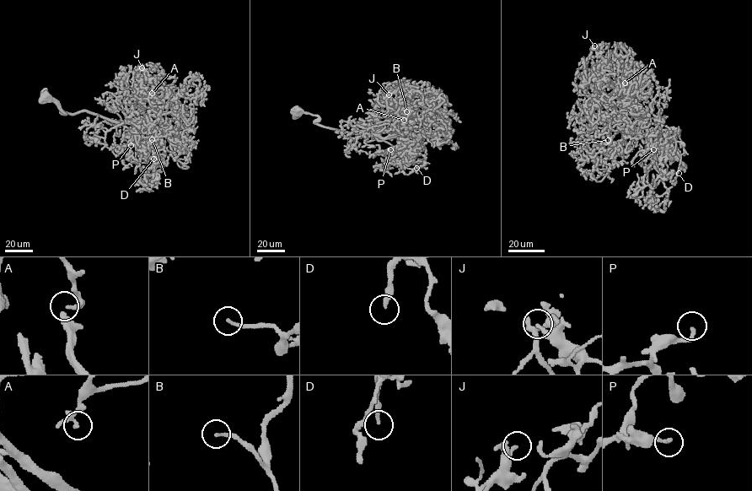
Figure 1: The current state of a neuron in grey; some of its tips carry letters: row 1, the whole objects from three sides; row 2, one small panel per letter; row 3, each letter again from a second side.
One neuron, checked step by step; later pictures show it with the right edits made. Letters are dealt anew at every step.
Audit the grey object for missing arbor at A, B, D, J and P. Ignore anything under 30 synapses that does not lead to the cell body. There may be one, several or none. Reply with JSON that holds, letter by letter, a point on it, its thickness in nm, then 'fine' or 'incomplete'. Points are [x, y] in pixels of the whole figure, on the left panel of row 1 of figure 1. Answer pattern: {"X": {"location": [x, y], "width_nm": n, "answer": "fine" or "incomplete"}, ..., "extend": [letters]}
{"A": {"location": [152, 93], "width_nm": 160, "answer": "fine"}, "B": {"location": [152, 139], "width_nm": 170, "answer": "fine"}, "D": {"location": [153, 159], "width_nm": 200, "answer": "incomplete"}, "J": {"location": [142, 67], "width_nm": 240, "answer": "fine"}, "P": {"location": [131, 145], "width_nm": 160, "answer": "fine"}, "extend": ["D"]}

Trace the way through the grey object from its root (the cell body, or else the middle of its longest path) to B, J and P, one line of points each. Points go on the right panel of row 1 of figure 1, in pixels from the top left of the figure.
B: (597, 70), (604, 92), (626, 97), (641, 118), (618, 121), (608, 127), (608, 140)
J: (597, 70), (604, 92), (626, 97), (635, 116), (641, 119), (608, 62), (592, 62), (589, 55), (594, 45)
P: (597, 70), (607, 94), (630, 100), (638, 125), (652, 122), (662, 130), (663, 144), (653, 149)

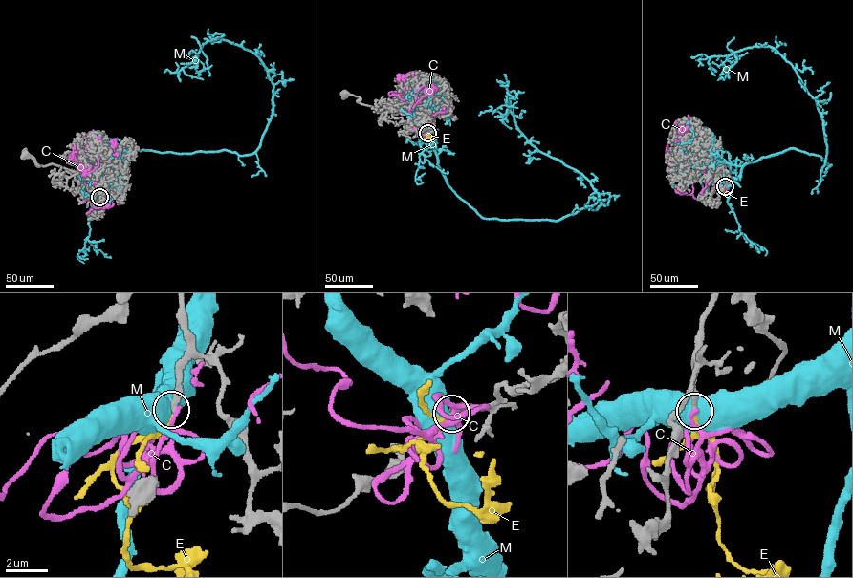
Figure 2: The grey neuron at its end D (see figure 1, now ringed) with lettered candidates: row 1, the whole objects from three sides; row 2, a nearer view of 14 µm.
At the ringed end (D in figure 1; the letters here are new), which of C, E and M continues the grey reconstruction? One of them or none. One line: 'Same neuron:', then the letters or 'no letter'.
Same neuron: E

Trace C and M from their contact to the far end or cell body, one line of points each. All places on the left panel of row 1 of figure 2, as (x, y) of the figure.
C: (100, 197), (85, 200), (91, 173), (84, 166), (92, 205), (111, 203)
M: (99, 197), (110, 161), (124, 148), (256, 149), (273, 106), (262, 62), (212, 39), (182, 69), (203, 79)

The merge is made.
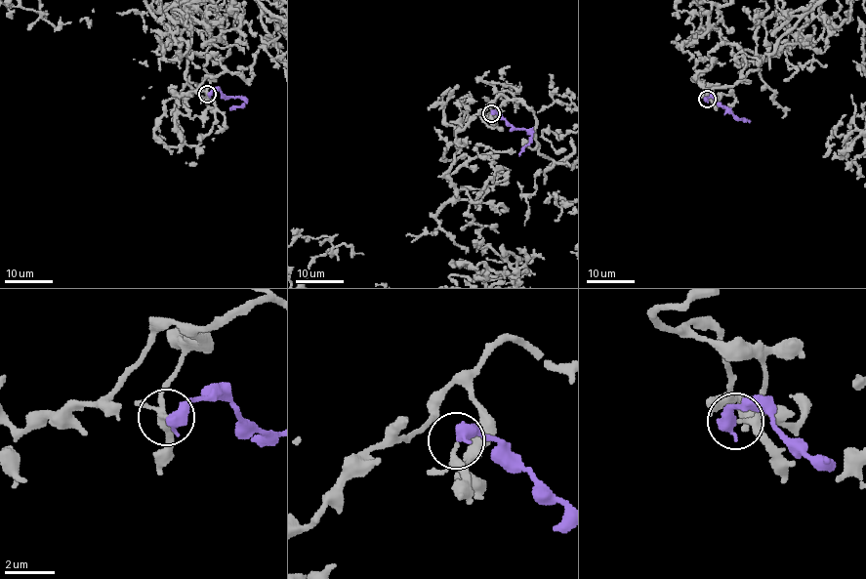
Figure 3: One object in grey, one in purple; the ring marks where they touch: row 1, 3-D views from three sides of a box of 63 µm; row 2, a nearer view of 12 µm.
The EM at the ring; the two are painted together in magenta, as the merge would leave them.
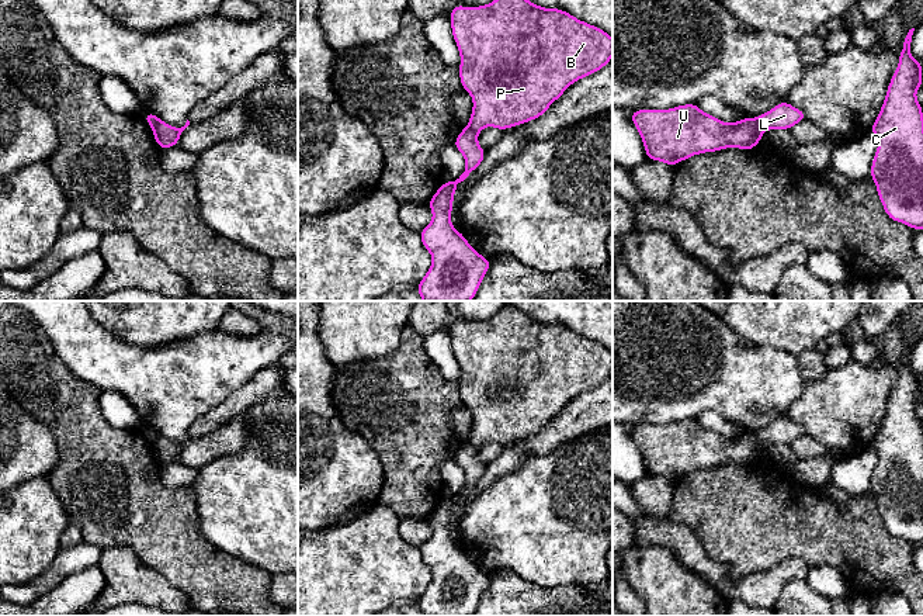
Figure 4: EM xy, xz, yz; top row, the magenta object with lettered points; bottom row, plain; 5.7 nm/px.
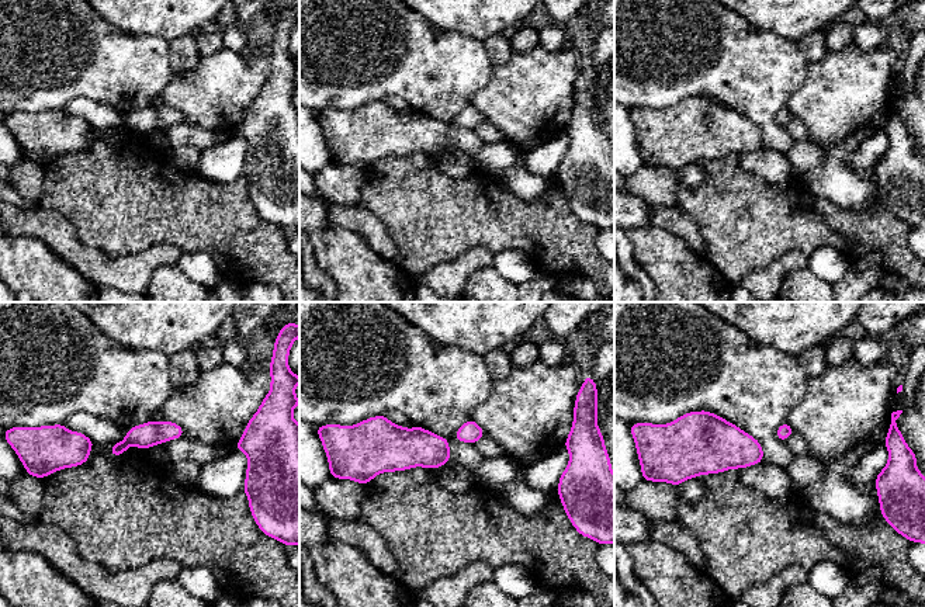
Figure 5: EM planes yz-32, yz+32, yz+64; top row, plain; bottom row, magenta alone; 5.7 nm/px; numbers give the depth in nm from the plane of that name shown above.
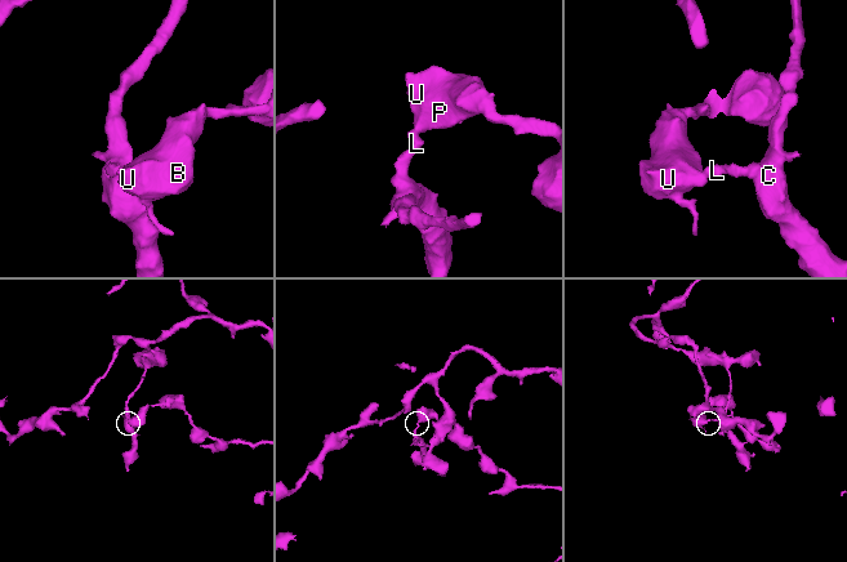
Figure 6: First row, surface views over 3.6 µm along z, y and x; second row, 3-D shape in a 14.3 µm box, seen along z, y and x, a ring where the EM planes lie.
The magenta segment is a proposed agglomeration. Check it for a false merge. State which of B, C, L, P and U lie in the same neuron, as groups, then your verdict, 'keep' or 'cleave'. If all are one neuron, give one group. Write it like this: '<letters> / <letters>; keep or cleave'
B P U / C L; cleave

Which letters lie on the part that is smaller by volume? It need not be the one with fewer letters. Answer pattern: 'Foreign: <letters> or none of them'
Foreign: B, P, U

